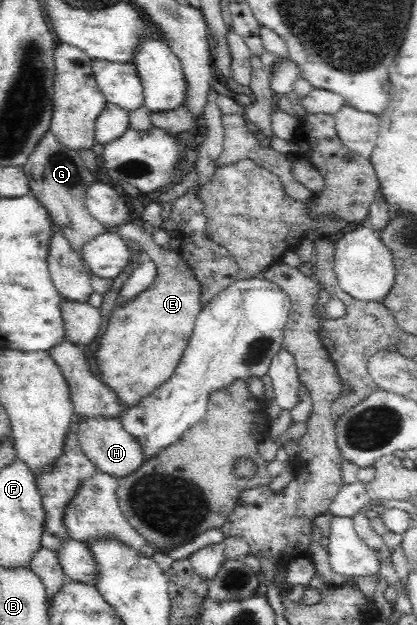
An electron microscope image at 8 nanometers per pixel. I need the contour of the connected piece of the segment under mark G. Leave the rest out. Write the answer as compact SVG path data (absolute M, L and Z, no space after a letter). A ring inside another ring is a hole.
M47 129L29 153L27 162L21 167L29 182L31 195L46 208L51 220L61 227L61 231L74 250L80 252L87 240L101 234L105 231L105 227L97 222L82 205L80 198L83 192L97 181L85 167L78 151L61 144L50 129Z

